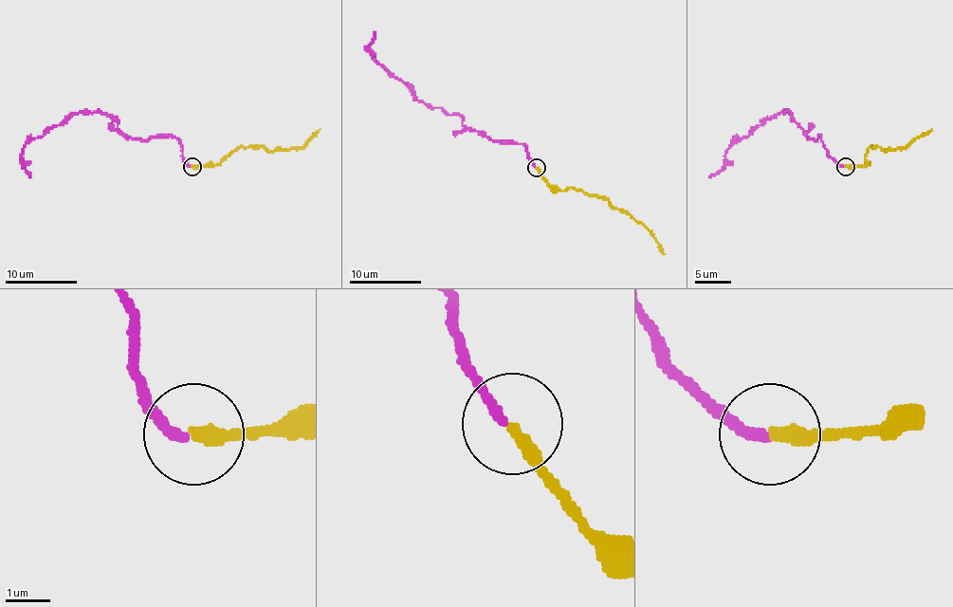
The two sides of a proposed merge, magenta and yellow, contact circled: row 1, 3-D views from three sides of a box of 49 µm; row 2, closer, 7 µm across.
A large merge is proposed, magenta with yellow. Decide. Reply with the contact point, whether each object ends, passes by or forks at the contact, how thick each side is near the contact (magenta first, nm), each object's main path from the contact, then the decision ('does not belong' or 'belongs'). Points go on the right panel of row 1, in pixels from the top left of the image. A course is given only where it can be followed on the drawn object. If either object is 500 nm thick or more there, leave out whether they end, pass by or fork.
place (845, 166); magenta ends; yellow ends; calibres 220 and 320 nm; course magenta (845, 167), (829, 154), (819, 136), (809, 137), (787, 111), (733, 145), (725, 165), (709, 177); course yellow (845, 167), (865, 167), (868, 163), (865, 156), (870, 147), (885, 151), (905, 149), (931, 129); belongs

